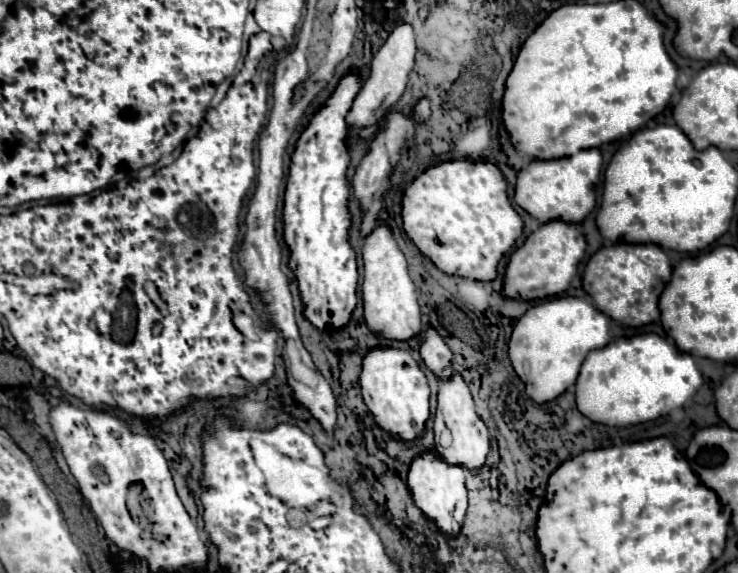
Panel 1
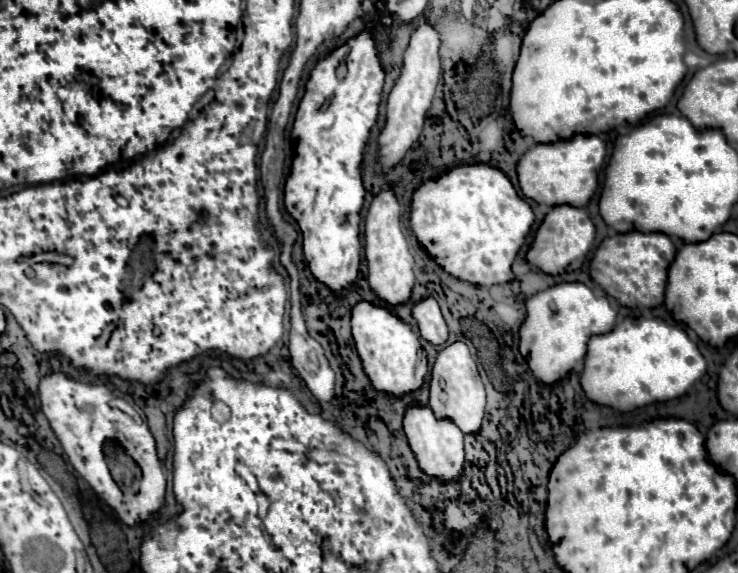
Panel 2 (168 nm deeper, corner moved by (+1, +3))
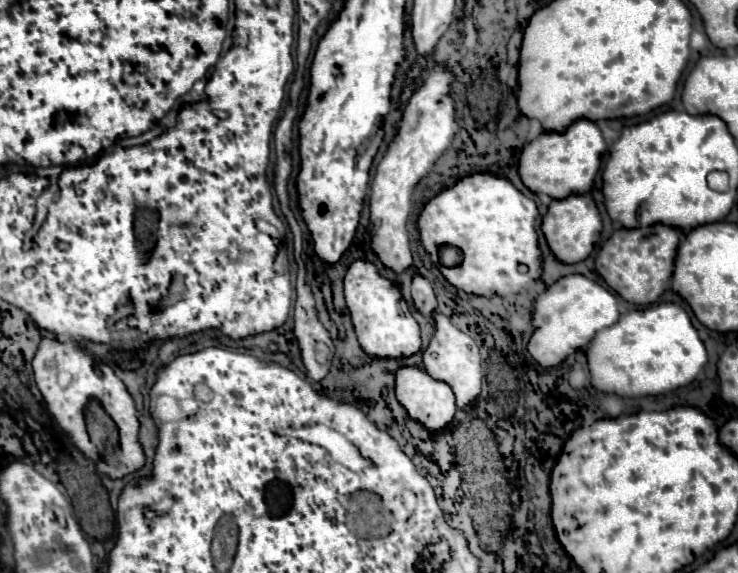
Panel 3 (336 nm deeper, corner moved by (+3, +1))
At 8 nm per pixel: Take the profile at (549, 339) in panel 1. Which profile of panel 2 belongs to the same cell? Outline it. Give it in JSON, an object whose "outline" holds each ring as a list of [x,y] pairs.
{"outline":[[[562,282],[550,286],[526,300],[526,320],[520,328],[520,354],[528,360],[530,370],[544,384],[566,376],[584,356],[590,336],[614,328],[616,312],[606,296],[594,294],[582,282]]]}

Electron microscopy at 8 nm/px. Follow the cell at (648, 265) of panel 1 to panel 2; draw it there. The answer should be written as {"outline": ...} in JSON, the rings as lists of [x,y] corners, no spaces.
{"outline":[[[626,232],[604,238],[598,246],[592,262],[590,276],[622,306],[628,308],[652,308],[664,302],[668,266],[674,260],[674,244],[662,232]]]}

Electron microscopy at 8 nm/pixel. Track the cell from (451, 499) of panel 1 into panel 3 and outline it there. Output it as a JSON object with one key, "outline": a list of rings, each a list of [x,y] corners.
{"outline":[[[400,368],[396,372],[396,398],[406,408],[408,416],[416,422],[420,422],[430,434],[440,436],[454,420],[456,404],[454,394],[446,382],[438,382],[426,374],[426,370],[420,368]]]}

